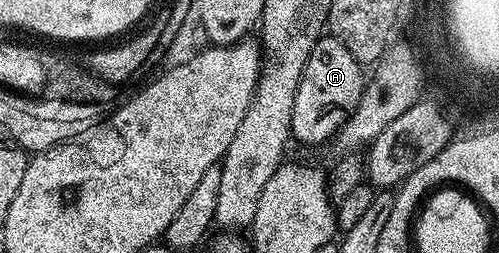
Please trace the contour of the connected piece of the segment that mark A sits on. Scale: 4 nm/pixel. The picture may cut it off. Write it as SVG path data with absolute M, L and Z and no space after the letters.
M328 34L322 35L311 50L307 58L307 66L299 78L299 86L295 94L295 110L291 114L292 139L298 140L301 144L321 144L324 140L332 141L343 125L349 121L349 115L357 109L361 95L365 93L367 80L366 77L361 77L361 72L363 72L363 66L354 58L351 50L343 46L343 42L339 42Z

